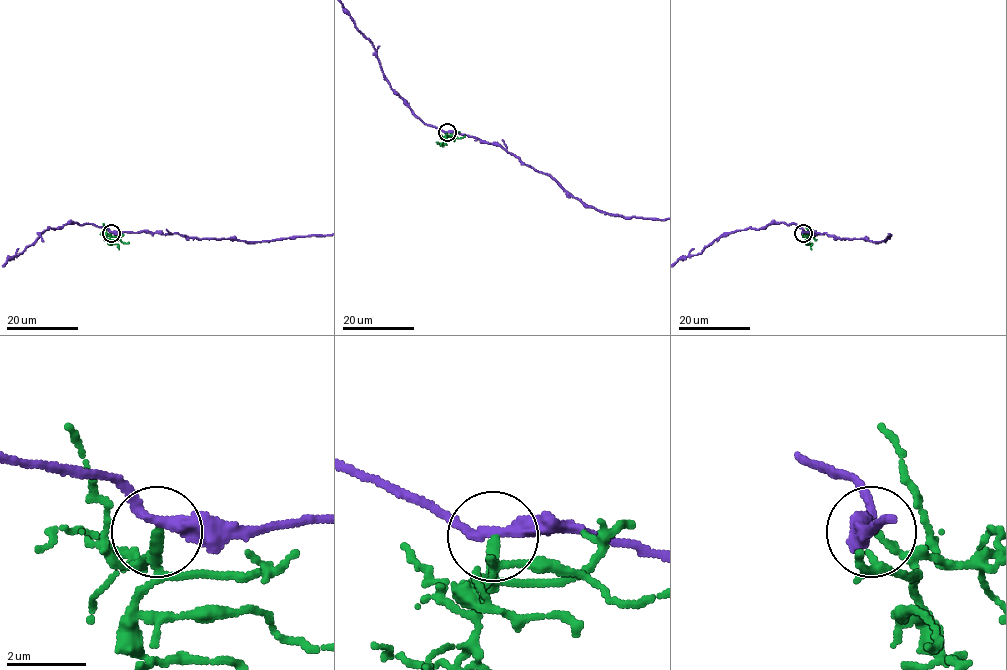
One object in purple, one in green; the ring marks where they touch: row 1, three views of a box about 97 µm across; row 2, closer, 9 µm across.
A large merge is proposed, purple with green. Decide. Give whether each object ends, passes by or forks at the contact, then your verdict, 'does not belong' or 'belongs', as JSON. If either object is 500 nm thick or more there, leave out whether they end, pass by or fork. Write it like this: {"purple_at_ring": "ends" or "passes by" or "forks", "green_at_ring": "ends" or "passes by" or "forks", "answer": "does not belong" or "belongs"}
{"purple_at_ring": "passes by", "green_at_ring": "ends", "answer": "does not belong"}

